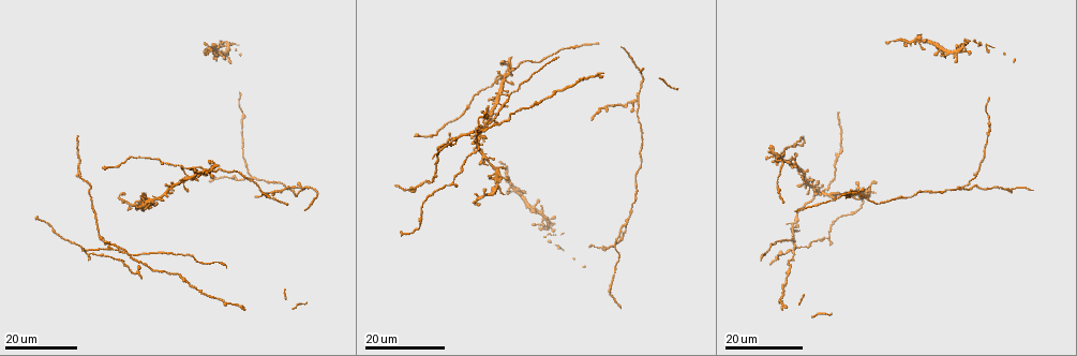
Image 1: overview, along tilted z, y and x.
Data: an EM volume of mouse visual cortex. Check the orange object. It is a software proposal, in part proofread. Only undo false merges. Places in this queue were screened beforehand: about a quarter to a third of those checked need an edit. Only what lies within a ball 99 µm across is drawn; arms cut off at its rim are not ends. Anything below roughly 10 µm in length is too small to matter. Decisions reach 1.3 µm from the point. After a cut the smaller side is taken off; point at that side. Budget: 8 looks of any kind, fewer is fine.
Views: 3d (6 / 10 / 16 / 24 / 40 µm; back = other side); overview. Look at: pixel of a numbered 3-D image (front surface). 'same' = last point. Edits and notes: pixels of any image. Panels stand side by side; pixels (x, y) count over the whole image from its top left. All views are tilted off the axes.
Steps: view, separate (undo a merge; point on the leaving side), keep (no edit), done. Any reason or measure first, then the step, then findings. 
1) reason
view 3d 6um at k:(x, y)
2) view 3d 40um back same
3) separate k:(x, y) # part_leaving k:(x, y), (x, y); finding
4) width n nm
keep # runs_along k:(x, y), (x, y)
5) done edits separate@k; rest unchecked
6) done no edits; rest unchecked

three-way junction
view 3d 16um at 1:(129, 254)

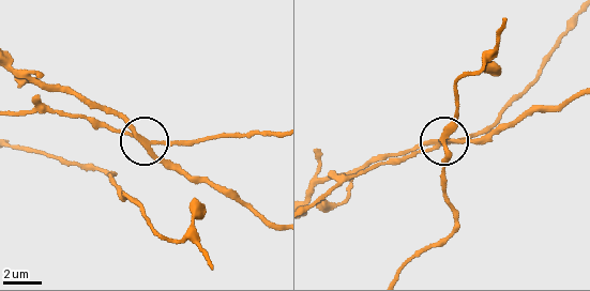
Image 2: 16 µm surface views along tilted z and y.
view 3d 10um at 2:(454, 141)

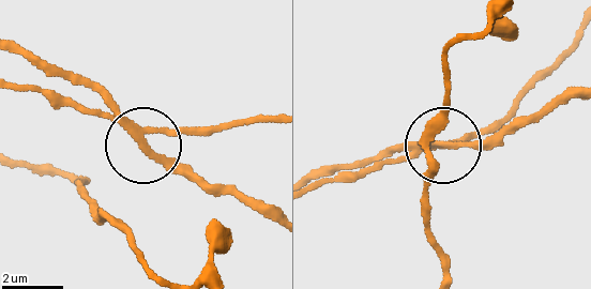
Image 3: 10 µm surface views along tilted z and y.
side_arm 33 um
separate 3:(101, 87) # part_leaving 3:(126, 125), (163, 155), (271, 206); two neurons meet here

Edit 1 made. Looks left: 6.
view overview

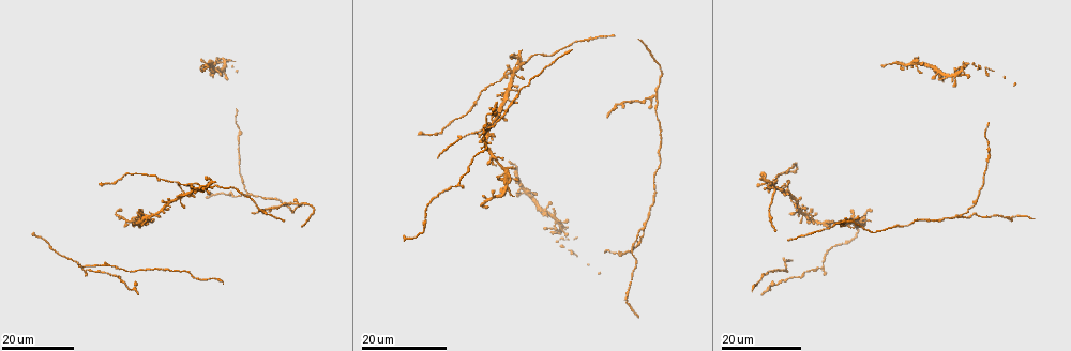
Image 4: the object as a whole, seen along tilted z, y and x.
three arms meet
view 3d 16um at 4:(653, 98)

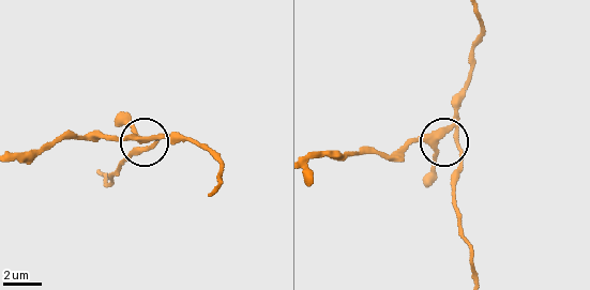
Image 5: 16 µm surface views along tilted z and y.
zoom in
view 3d 10um at 5:(450, 129)

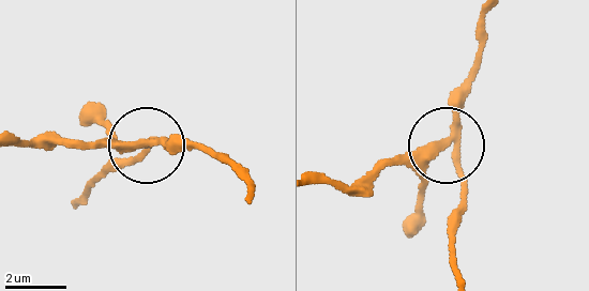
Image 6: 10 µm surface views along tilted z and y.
side_arm 16 um; arms 3
separate 6:(114, 147) # a second neuron is stuck on

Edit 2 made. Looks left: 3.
two arms in line, one across
view 3d 24um at 4:(643, 229)

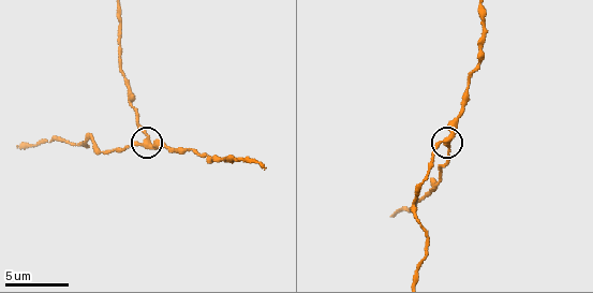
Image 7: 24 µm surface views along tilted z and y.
view 3d 6um at 7:(145, 143)

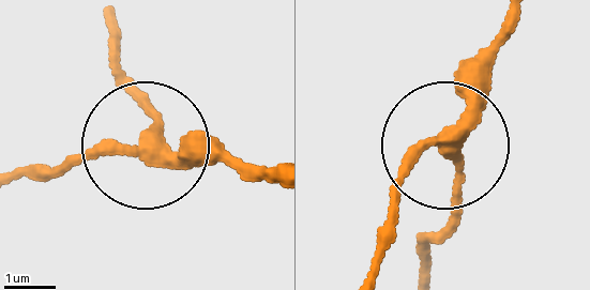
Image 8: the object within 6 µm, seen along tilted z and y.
side_arm 27 um
keep # runs_along 8:(273, 165), (119, 142), (41, 164); one neuron here

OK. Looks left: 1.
three-way junction
view 3d 6um at 7:(133, 107)

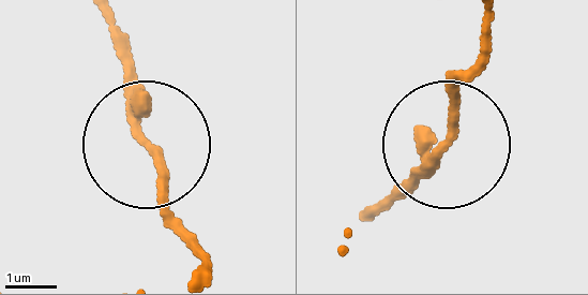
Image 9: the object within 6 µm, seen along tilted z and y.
keep # runs_along 9:(201, 267), (163, 195), (139, 72), (109, 21); all the same neuron

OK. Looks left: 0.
done edits separate@3, separate@6; rest unchecked

